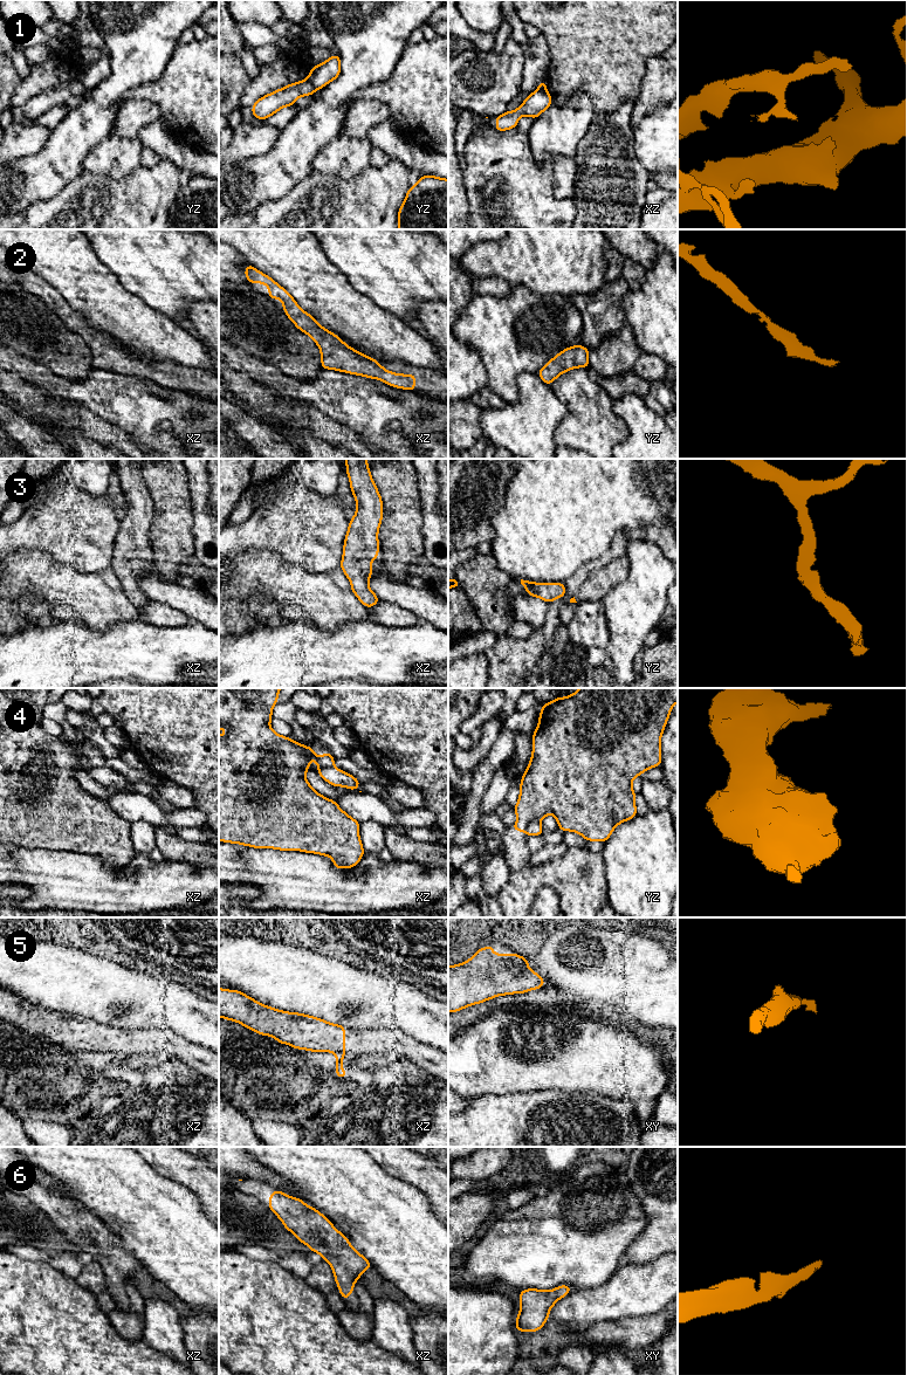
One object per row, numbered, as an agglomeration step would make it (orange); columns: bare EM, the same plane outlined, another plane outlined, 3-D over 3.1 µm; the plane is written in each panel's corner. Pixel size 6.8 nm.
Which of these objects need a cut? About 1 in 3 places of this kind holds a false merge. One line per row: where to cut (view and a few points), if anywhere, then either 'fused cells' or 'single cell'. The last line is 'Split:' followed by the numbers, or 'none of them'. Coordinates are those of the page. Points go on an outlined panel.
1: cut in yz along (307, 78), (315, 89); fused cells
2: no cut; single cell
3: no cut; single cell
4: cut in yz along (540, 819), (533, 819), (526, 831); fused cells
5: no cut; single cell
6: no cut; single cell
Split: 1, 4

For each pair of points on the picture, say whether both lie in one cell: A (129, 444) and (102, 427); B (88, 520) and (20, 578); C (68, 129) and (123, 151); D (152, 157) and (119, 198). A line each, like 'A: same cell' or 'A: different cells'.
A: same cell
B: different cells
C: different cells
D: different cells

